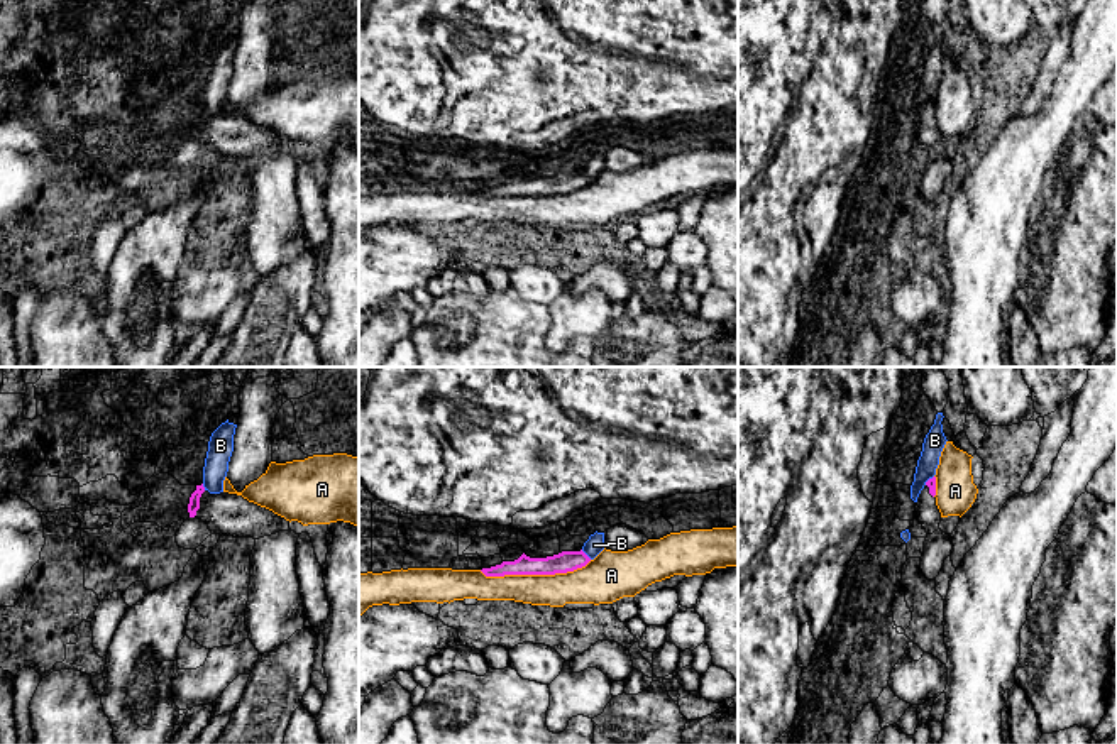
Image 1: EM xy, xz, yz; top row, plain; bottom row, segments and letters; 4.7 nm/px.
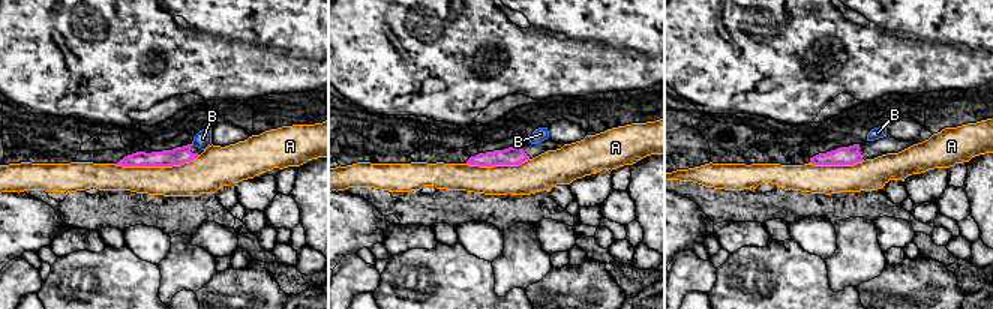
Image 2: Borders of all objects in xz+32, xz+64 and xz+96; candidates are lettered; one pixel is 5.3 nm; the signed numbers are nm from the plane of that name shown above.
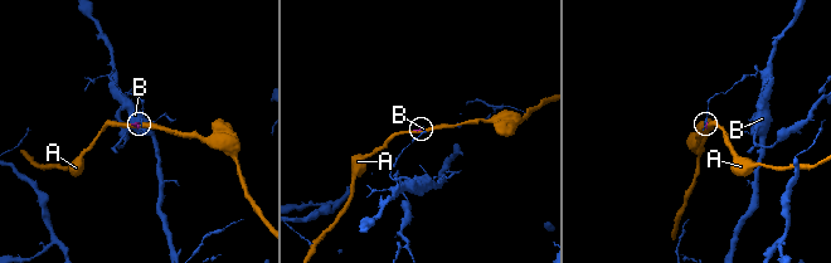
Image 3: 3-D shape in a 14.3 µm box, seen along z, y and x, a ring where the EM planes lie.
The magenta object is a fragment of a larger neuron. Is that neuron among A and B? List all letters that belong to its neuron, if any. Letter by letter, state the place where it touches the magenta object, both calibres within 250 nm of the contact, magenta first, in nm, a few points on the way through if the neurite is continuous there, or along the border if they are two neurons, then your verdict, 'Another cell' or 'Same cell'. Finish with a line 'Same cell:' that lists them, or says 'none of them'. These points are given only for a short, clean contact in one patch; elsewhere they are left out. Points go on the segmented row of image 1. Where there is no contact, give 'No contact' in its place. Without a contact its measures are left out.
A: Touches magenta at xz (535, 574). Thickness 100 nm (magenta) against 180 nm. Another cell
B: Touches magenta at xz (584, 553). Thickness 100 nm (magenta) against 90 nm. Boundary: xz (581, 550), (591, 558). Another cell
Same cell: none of them

